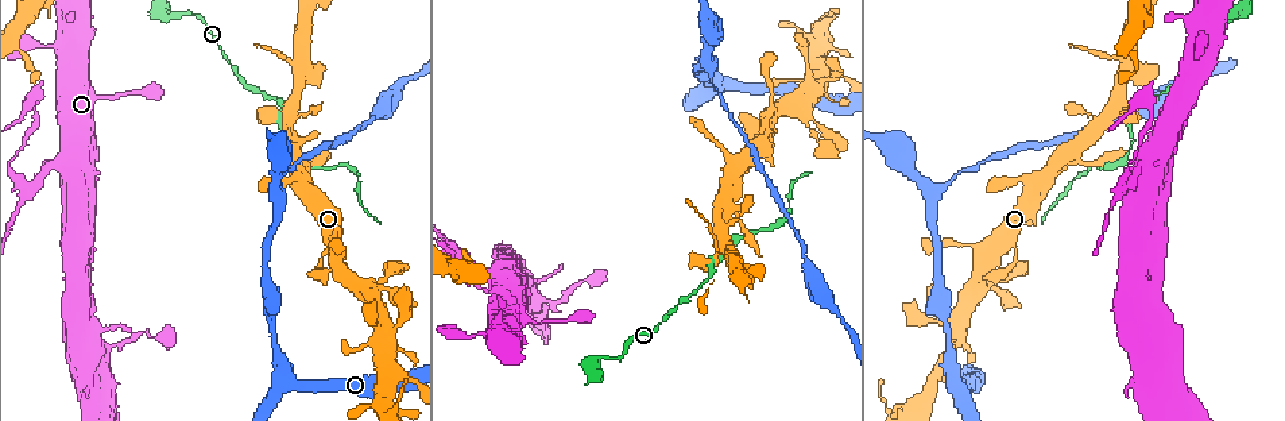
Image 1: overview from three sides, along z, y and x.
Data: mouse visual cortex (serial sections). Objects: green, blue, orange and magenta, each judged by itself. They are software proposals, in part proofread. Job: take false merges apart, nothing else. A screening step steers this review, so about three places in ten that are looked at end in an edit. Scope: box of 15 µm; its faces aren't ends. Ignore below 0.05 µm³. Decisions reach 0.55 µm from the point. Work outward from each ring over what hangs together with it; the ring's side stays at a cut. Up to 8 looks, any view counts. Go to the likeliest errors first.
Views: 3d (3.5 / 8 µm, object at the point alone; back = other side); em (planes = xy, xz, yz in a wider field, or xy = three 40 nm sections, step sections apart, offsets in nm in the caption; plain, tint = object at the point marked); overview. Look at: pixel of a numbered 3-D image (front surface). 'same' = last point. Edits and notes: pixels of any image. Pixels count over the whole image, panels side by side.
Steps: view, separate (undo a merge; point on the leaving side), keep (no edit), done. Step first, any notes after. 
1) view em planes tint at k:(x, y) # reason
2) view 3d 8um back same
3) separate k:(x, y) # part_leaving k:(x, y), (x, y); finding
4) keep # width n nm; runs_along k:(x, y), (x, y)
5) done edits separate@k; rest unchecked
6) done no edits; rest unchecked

view 3d 3.5um at 1:(952, 179) # thick turns thin

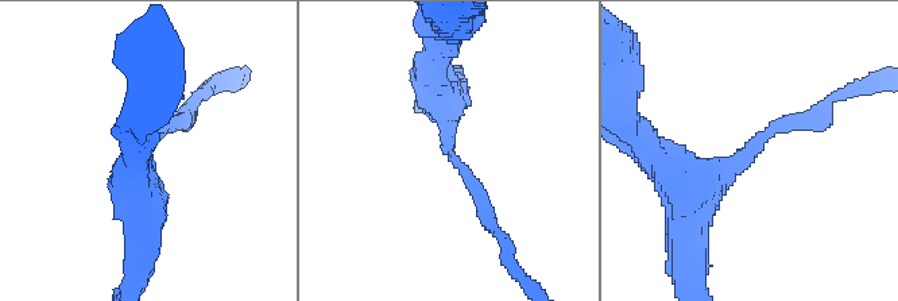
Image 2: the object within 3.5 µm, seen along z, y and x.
view em xy step 1 tint at 2:(448, 152) # arm_widths 200, 450 nm

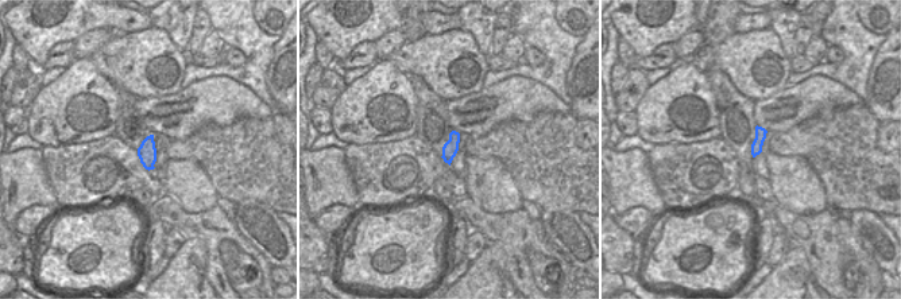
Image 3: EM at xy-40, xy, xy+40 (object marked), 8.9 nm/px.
keep # runs_along 2:(686, 213), (780, 123), (821, 111); all the same cell

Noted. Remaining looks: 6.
view 3d 3.5um at 1:(116, 343) # a narrow waist

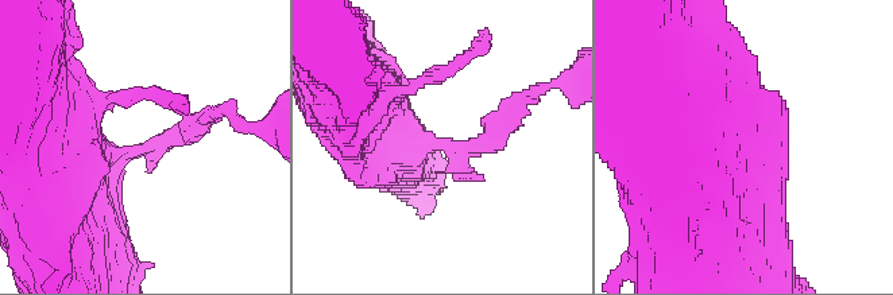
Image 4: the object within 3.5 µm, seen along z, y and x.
view em xy step 5 plain at 4:(139, 150)

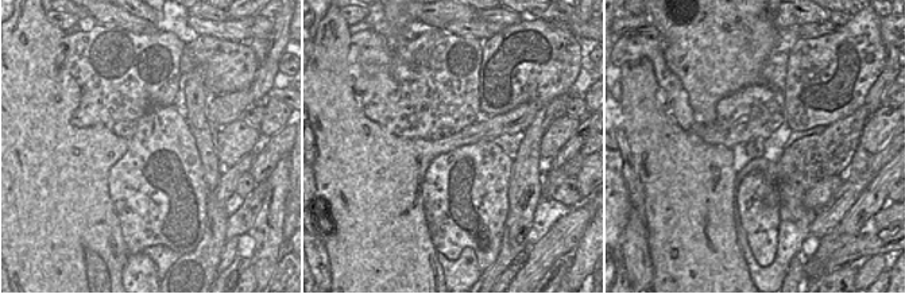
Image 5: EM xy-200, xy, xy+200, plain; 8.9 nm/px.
view em xy step 5 tint same

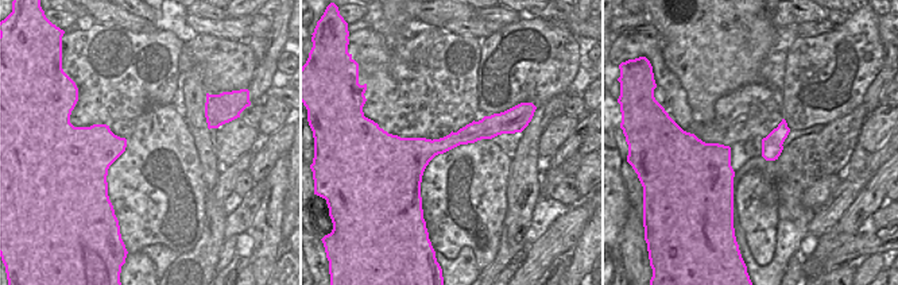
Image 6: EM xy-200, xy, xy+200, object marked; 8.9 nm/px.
keep # width 190 nm; runs_along 6:(509, 128), (394, 150); one cell here

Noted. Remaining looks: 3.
view 3d 3.5um at 1:(1142, 162)

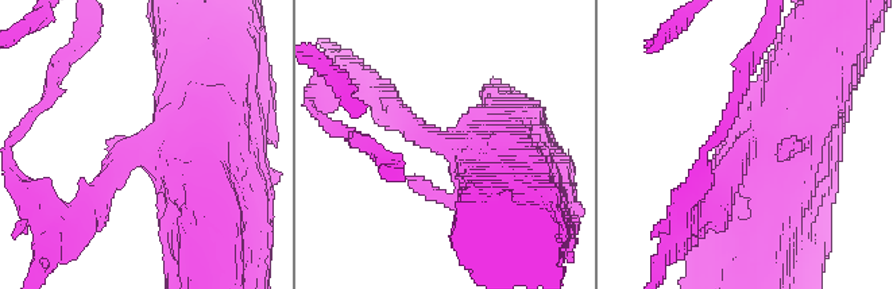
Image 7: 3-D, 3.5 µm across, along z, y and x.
view em planes plain at 7:(748, 155) # need the tissue

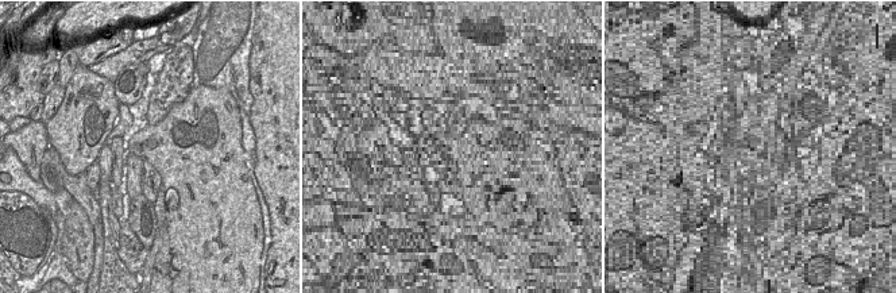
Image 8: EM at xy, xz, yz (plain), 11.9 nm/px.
view em planes tint same

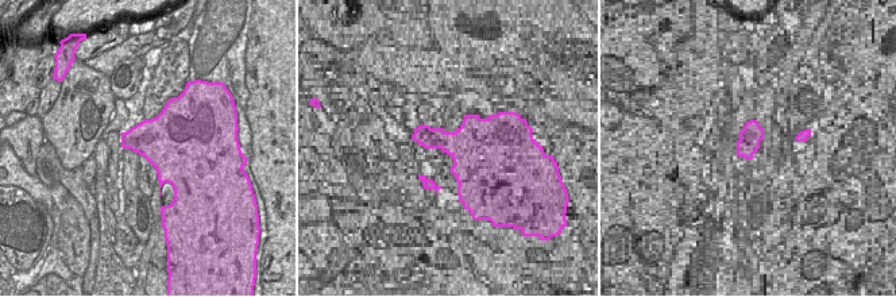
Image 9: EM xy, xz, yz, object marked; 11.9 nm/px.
separate 7:(386, 112) # part_leaving 7:(418, 133), (374, 95), (332, 88); a second cell is stuck on

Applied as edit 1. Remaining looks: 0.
done edits separate@7; rest unchecked

